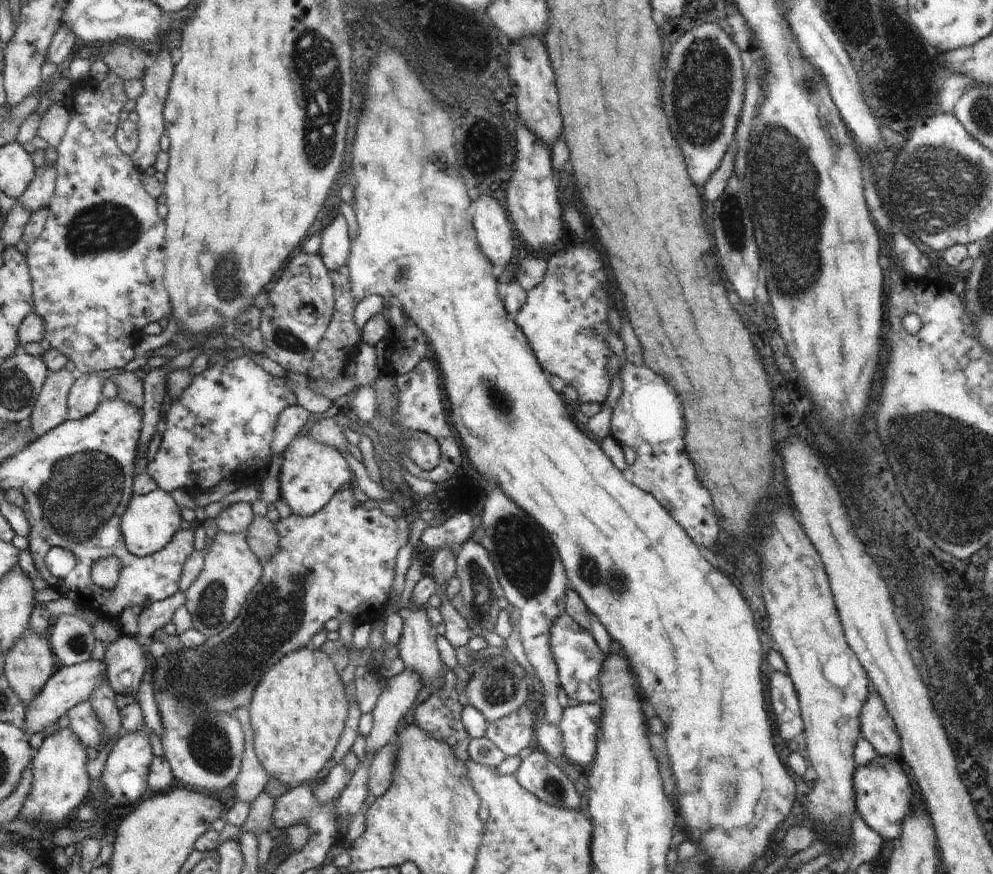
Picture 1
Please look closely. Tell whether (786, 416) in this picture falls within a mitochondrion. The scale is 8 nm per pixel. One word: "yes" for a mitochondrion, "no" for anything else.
no

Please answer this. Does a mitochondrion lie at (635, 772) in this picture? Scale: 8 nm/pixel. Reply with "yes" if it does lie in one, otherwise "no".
no

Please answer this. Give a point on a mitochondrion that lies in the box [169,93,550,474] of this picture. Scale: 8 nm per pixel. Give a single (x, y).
(226, 279)

